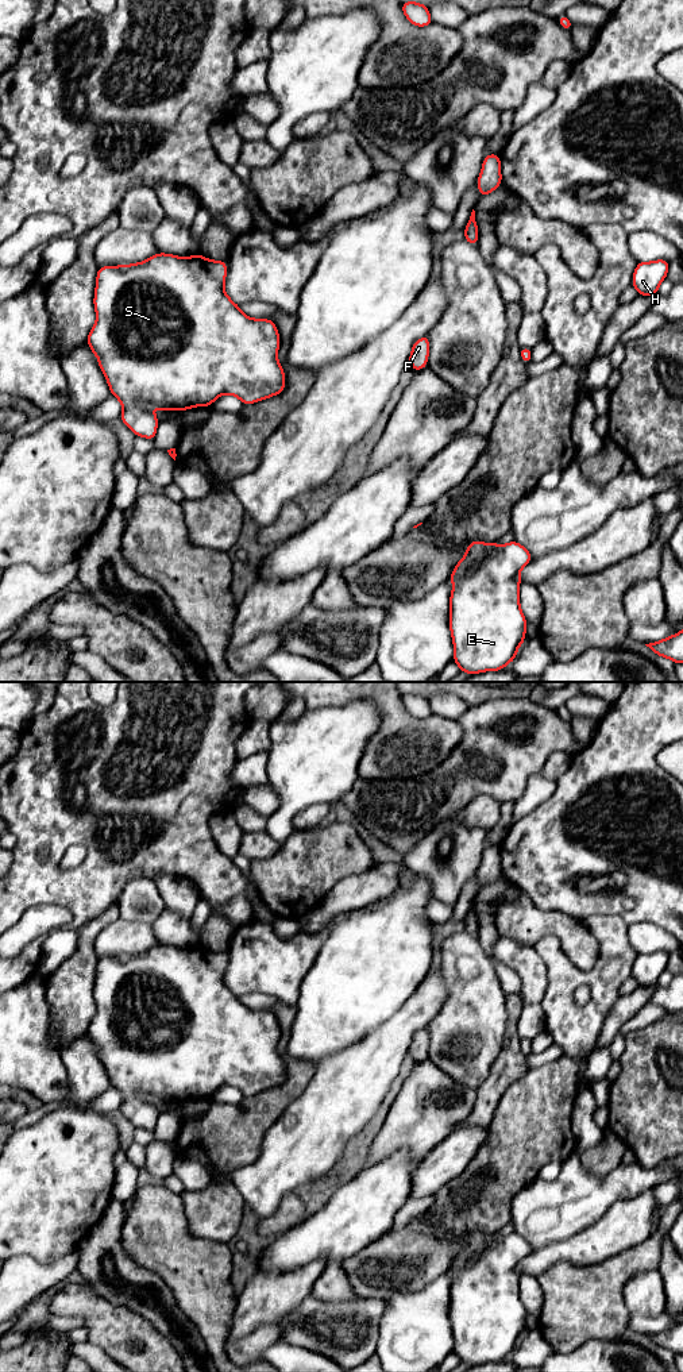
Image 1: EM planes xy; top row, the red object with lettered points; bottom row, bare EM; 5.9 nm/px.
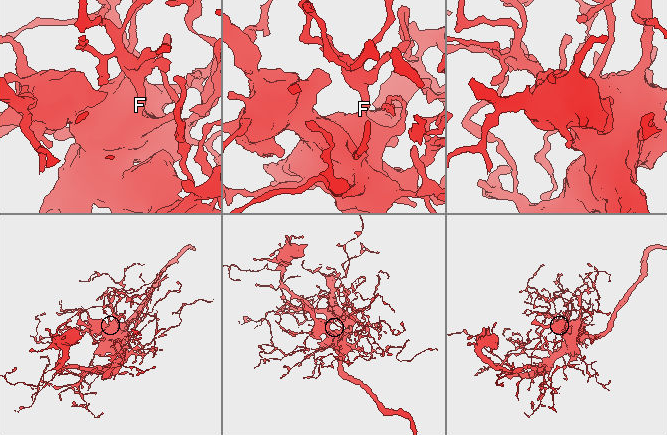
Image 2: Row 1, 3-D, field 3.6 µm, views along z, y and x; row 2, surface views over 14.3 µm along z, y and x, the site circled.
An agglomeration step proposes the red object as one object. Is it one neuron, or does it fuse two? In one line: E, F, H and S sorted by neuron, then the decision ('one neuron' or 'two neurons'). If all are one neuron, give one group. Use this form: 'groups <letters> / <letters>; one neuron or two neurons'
groups E F H S; one neuron

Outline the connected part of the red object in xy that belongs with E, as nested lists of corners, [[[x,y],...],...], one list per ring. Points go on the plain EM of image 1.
[[[474,1232],[451,1268],[449,1321],[454,1352],[468,1367],[499,1363],[525,1333],[520,1263],[532,1252],[516,1232],[499,1237]]]

